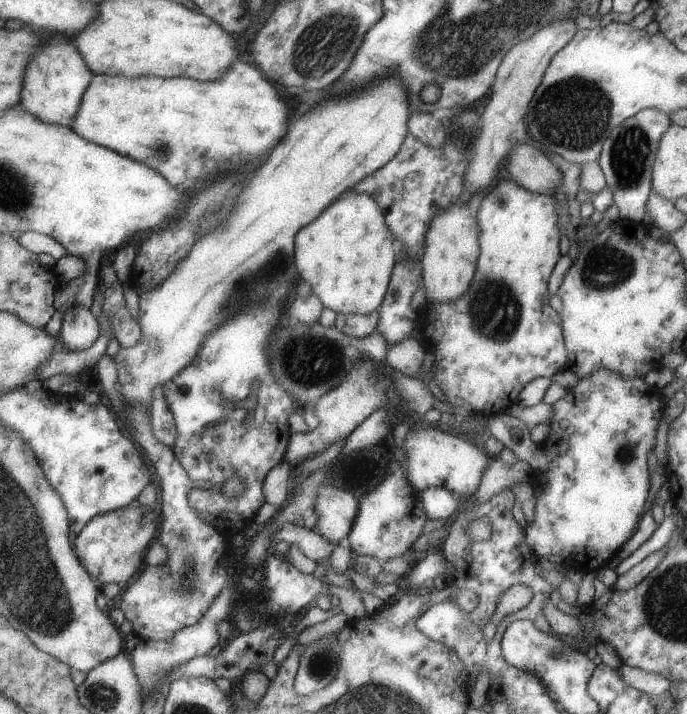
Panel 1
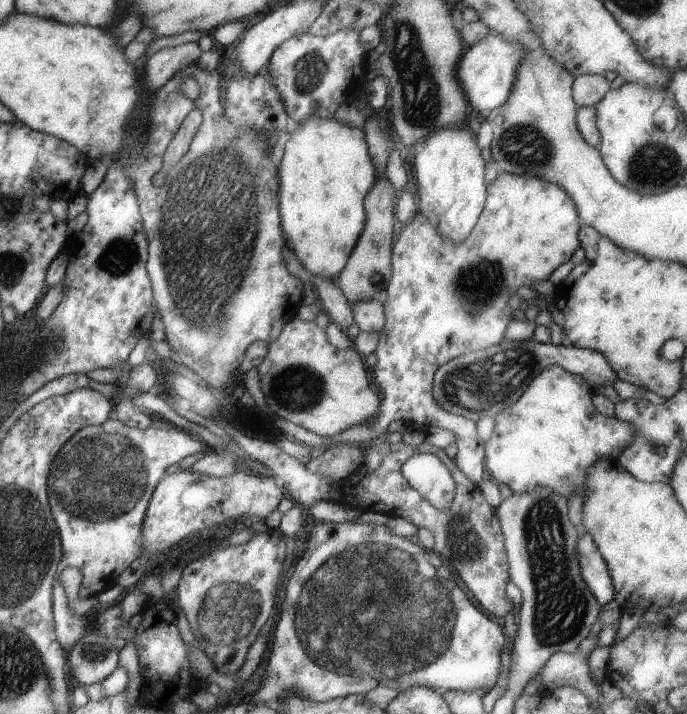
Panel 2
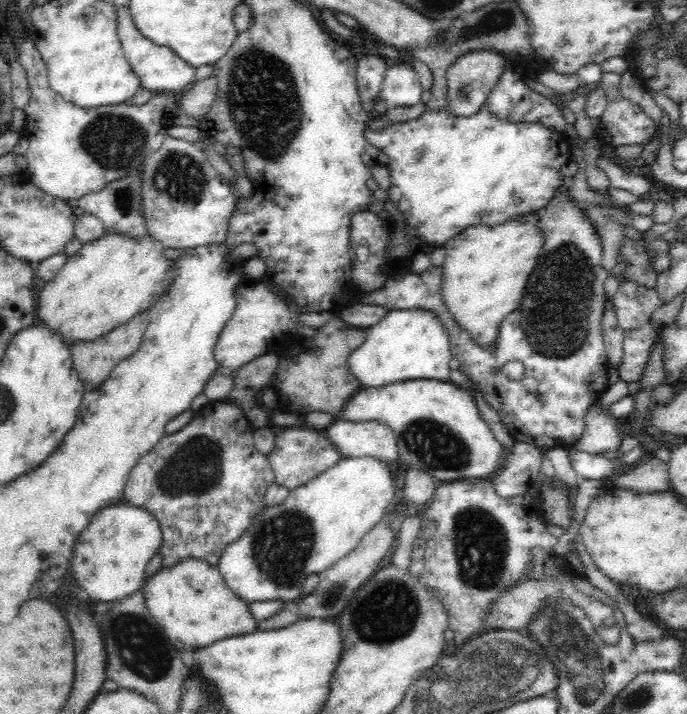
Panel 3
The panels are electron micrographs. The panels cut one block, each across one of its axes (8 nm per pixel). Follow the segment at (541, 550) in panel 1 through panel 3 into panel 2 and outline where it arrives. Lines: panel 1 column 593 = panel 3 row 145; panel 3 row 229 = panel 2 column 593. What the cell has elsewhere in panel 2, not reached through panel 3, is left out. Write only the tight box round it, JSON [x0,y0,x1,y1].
[484,364,633,498]

